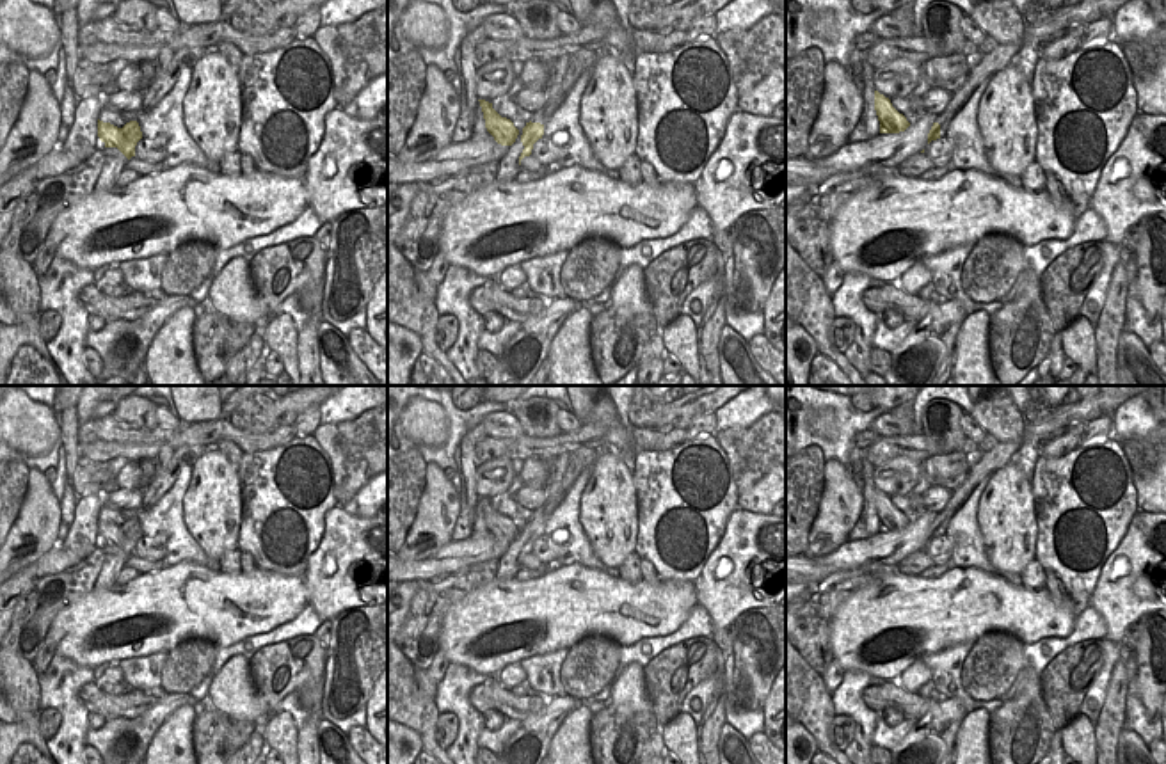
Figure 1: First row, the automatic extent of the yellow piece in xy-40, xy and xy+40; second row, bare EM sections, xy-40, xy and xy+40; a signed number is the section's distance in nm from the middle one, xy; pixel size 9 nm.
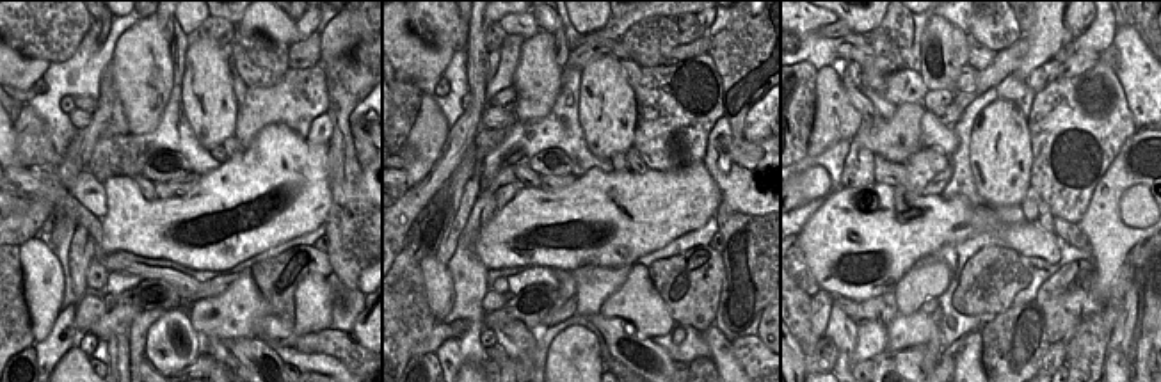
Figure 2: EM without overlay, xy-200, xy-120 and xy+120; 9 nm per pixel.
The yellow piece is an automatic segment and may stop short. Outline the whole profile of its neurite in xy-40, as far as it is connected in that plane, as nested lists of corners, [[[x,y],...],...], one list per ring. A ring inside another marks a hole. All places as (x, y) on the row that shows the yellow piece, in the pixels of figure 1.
[[[98,119],[98,137],[105,147],[117,147],[130,160],[135,156],[135,146],[142,139],[142,131],[137,121],[130,121],[123,128],[117,128]]]

